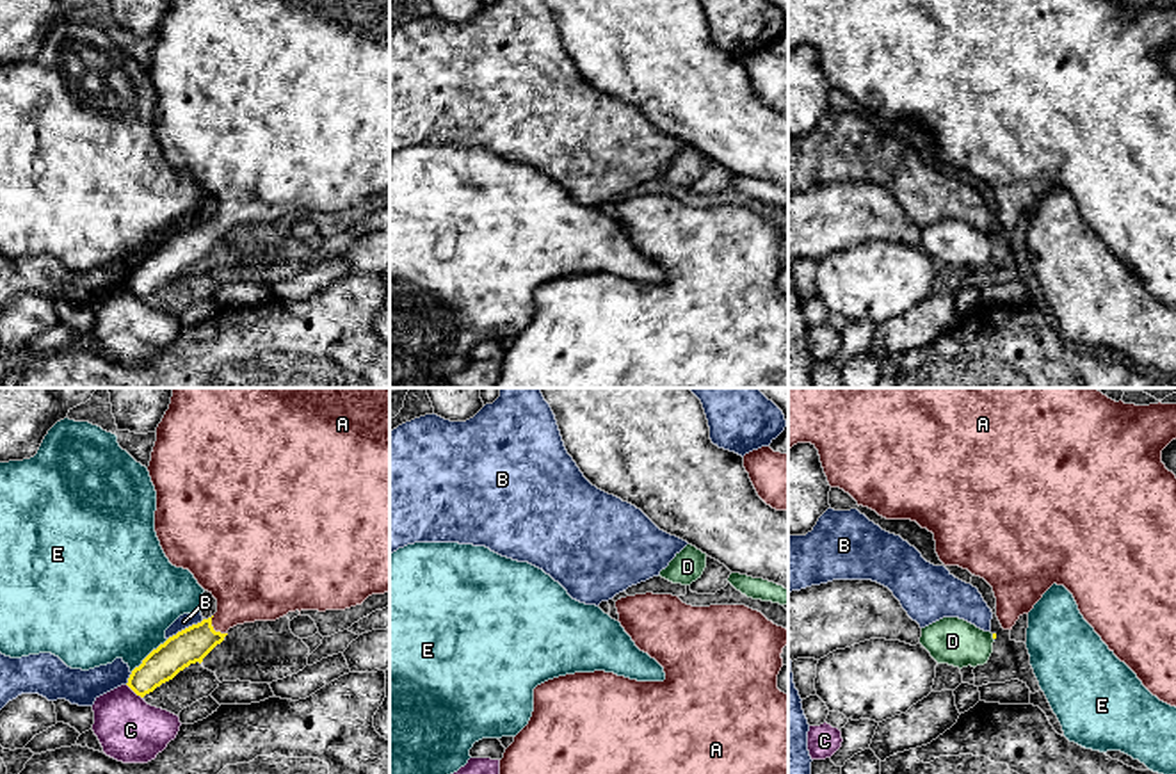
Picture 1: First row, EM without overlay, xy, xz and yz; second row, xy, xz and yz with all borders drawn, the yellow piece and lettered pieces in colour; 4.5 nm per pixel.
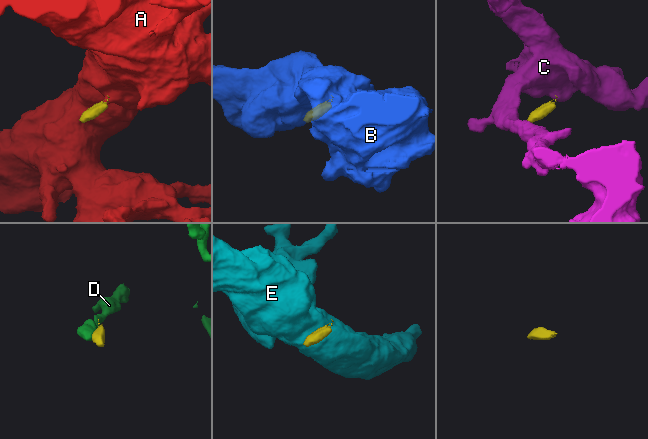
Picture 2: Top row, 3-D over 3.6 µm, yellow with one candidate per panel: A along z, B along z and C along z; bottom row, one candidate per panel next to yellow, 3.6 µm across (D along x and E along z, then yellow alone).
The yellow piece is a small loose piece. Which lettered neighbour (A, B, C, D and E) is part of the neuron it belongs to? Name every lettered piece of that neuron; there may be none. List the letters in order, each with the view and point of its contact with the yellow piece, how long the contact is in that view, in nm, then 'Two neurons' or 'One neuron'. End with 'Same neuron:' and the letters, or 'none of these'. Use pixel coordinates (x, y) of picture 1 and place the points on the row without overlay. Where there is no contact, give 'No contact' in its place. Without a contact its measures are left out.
A: Touches yellow at xy (212, 230). Shared border 110 nm. One neuron
B: Touches yellow at xy (185, 230). Shared border 190 nm. Two neurons
C: Touches yellow at xy (134, 292). Shared border 100 nm. Two neurons
D: Touches yellow at yz (993, 239). Shared border 30 nm. Two neurons
E: Touches yellow at xy (148, 257). Shared border 220 nm. Two neurons
Same neuron: A

